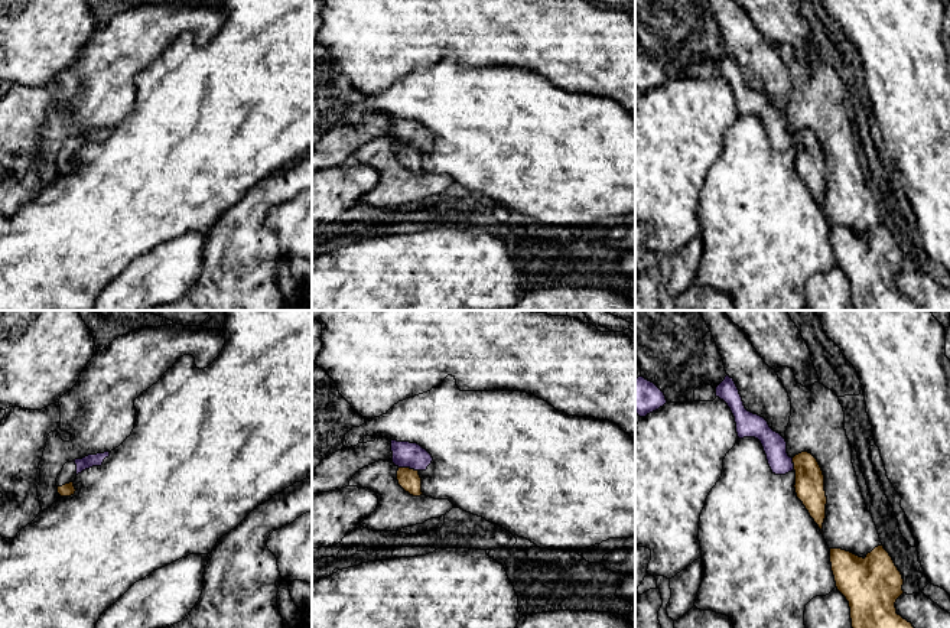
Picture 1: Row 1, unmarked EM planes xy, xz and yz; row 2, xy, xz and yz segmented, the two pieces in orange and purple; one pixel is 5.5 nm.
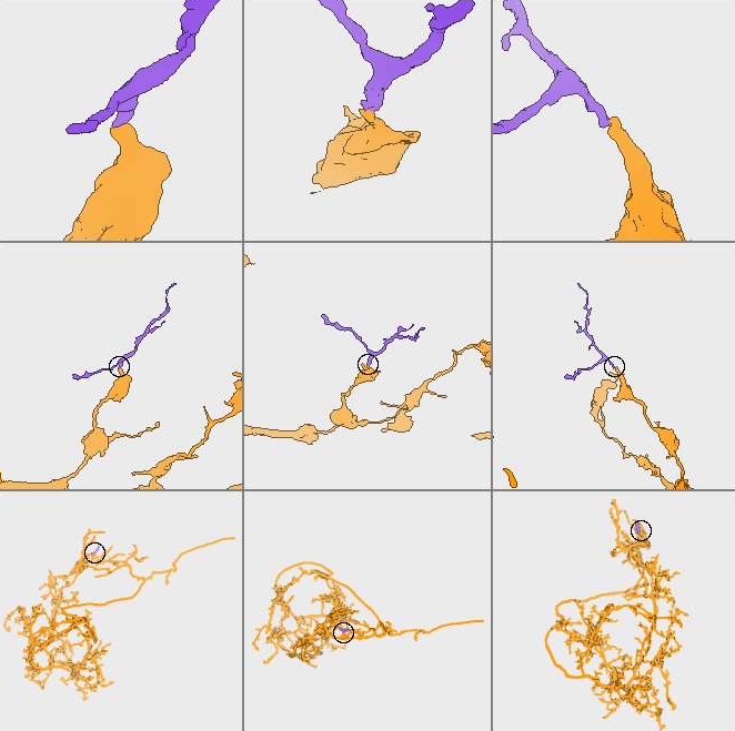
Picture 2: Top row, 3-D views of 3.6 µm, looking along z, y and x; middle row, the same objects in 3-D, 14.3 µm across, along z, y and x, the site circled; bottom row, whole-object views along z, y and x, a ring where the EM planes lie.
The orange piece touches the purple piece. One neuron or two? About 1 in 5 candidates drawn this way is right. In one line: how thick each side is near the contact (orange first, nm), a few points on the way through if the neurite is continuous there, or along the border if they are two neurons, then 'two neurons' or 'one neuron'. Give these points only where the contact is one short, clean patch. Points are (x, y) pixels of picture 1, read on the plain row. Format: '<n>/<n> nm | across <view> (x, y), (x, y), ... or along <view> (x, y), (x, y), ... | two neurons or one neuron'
120/140 nm | across xz (409, 156), (409, 145), (409, 136), (404, 132) | one neuron

